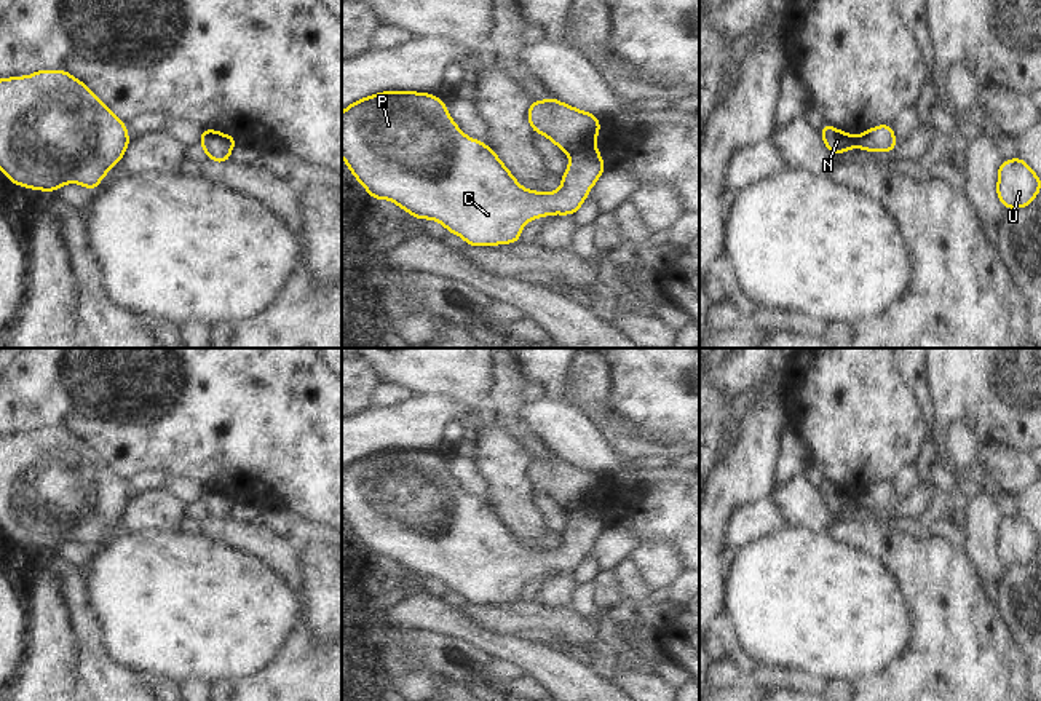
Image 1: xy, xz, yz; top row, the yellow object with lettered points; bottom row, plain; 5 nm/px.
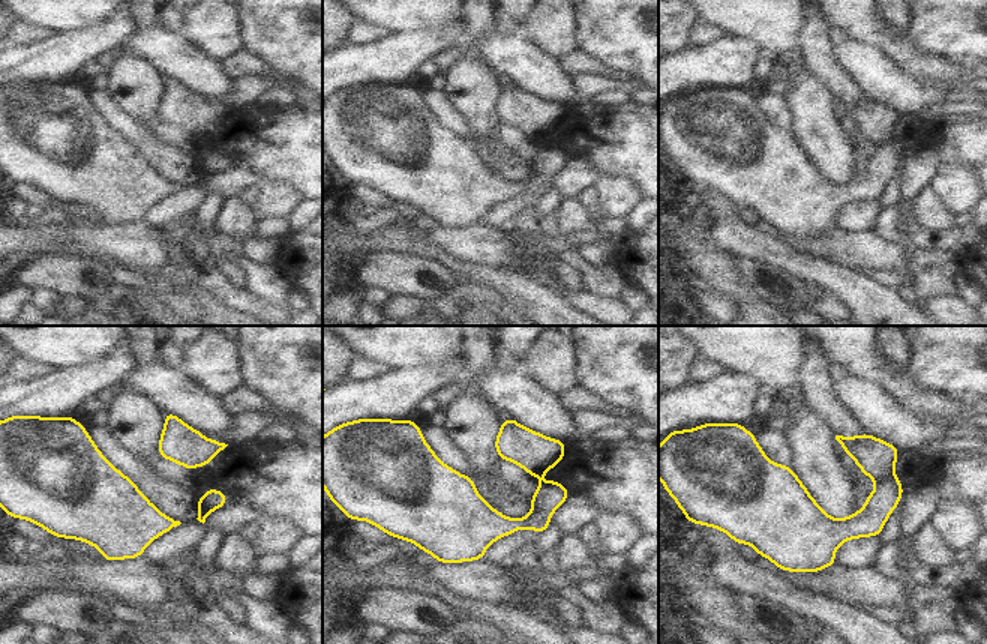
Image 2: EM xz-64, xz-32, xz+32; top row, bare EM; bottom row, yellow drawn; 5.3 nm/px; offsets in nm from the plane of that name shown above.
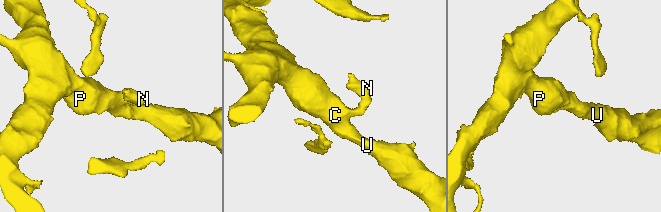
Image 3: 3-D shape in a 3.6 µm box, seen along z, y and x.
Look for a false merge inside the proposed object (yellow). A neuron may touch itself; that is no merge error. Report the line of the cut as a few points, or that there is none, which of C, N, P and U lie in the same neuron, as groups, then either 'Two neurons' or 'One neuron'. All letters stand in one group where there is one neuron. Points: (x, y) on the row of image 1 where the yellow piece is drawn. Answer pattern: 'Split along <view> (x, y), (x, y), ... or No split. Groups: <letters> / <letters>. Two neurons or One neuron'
Split along xz (593, 144), (583, 154), (570, 155). Groups: C P U / N. Two neurons.

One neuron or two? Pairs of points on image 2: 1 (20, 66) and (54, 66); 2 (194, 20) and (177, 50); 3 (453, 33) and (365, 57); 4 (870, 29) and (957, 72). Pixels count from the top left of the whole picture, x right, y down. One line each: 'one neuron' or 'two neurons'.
1: one neuron
2: two neurons
3: one neuron
4: one neuron

